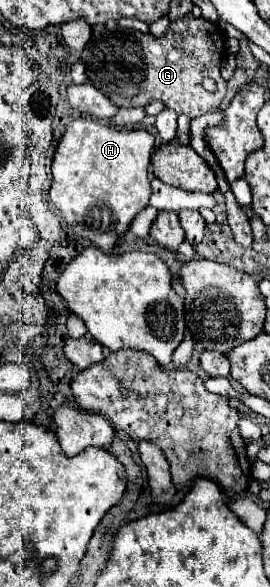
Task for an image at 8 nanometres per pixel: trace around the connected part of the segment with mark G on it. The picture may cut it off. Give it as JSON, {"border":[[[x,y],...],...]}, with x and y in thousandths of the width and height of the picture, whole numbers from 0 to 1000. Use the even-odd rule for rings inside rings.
{"border":[[[681,27],[644,37],[644,55],[600,63],[526,58],[511,51],[437,48],[422,37],[348,44],[341,65],[304,89],[304,109],[341,147],[385,157],[437,184],[541,181],[593,170],[652,194],[689,194],[704,204],[800,187],[837,162],[841,140],[815,124],[833,95],[833,60],[763,31]],[[637,63],[637,68],[626,65]],[[793,65],[807,72],[793,72]],[[778,129],[800,140],[800,157],[748,150],[748,136]]]}

